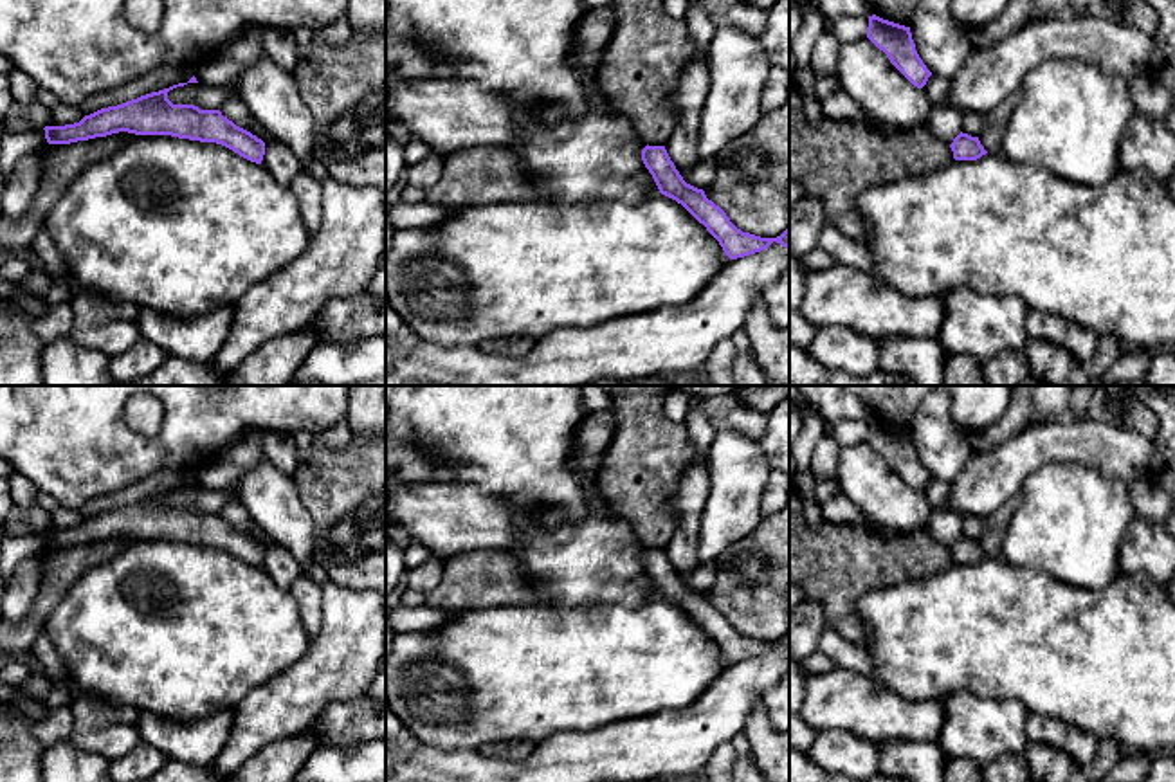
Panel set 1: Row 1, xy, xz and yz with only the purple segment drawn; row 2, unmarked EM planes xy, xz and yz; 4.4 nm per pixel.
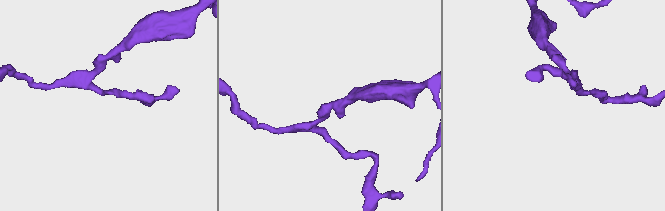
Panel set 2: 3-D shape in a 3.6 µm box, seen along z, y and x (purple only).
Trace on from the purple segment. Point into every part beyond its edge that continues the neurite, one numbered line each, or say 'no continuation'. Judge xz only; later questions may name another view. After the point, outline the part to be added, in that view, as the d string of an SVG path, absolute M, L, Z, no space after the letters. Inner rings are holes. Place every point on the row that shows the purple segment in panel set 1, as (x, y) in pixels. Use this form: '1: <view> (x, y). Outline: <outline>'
no continuation

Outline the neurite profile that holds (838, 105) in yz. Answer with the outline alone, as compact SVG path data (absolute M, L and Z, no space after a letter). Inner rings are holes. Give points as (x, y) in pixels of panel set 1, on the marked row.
M842 86L820 99L820 110L822 115L827 119L863 123L885 133L899 132L896 128L885 128L881 124L876 124Z

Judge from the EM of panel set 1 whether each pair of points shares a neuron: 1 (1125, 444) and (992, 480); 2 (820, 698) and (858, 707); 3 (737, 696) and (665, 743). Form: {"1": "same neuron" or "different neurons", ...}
{"1": "same neuron", "2": "same neuron", "3": "same neuron"}

